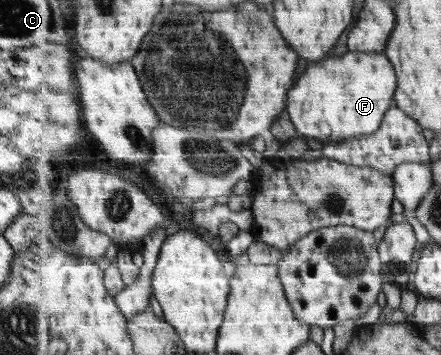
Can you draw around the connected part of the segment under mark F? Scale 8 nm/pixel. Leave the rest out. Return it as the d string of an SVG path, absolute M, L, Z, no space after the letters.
M352 52L343 56L322 59L306 69L298 79L296 87L288 95L287 113L292 115L292 122L301 136L316 137L324 143L341 142L349 138L361 137L376 133L380 129L386 113L395 105L398 78L390 58L385 52Z

